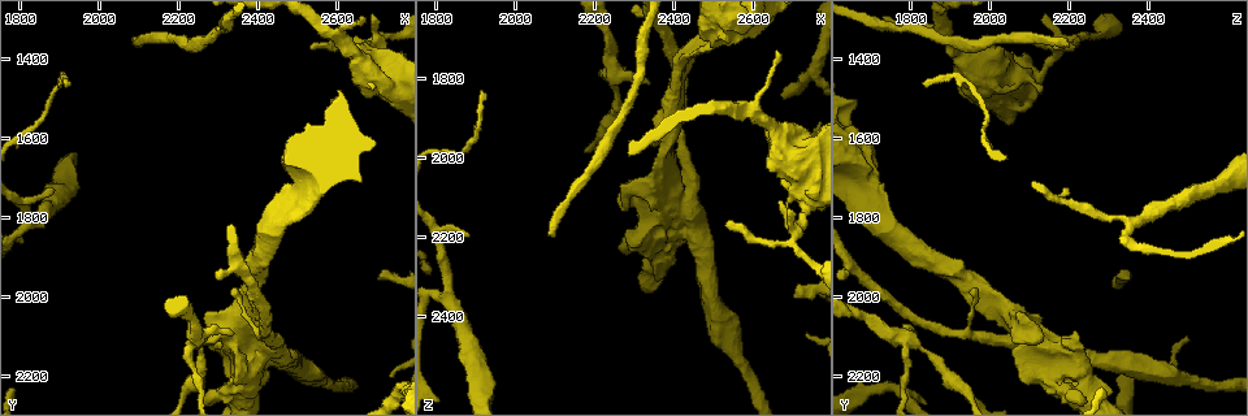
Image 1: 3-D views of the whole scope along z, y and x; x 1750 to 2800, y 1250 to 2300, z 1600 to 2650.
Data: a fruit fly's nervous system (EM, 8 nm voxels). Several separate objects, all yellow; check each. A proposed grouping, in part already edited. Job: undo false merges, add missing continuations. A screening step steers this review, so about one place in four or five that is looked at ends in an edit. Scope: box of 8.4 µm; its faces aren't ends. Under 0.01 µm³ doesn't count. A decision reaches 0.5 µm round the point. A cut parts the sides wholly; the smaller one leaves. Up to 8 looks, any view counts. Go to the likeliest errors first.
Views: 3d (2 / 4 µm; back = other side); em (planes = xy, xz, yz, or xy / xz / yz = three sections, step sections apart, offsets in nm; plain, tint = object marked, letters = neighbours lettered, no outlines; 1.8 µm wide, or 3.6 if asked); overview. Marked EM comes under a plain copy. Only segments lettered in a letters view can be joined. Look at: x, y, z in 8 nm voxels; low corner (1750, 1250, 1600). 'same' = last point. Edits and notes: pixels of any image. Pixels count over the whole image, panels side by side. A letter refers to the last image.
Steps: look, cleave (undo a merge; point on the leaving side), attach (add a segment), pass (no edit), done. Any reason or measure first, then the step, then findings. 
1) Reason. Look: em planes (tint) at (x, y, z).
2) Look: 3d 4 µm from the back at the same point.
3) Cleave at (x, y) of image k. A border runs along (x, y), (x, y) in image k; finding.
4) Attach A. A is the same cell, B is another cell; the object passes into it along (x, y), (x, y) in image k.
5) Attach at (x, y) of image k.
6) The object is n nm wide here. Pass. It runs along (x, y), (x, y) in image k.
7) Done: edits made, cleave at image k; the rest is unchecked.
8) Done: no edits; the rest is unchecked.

Branch stops here. Look: 3d 4 µm from the back at (2090, 1365, 2195).

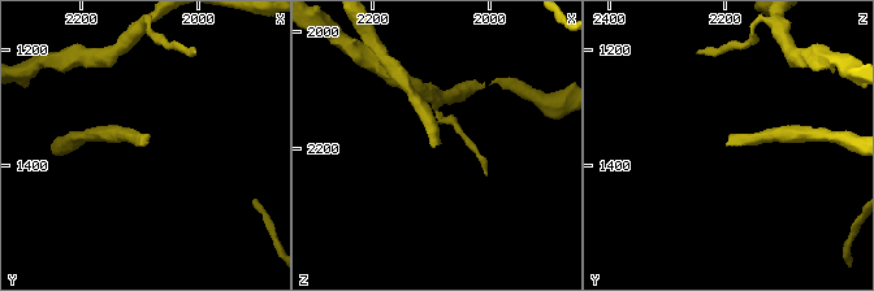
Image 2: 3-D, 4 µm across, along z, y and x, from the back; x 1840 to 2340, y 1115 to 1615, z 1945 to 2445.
Look: em 3.6 µm planes (letters) at (2095, 1365, 2195).

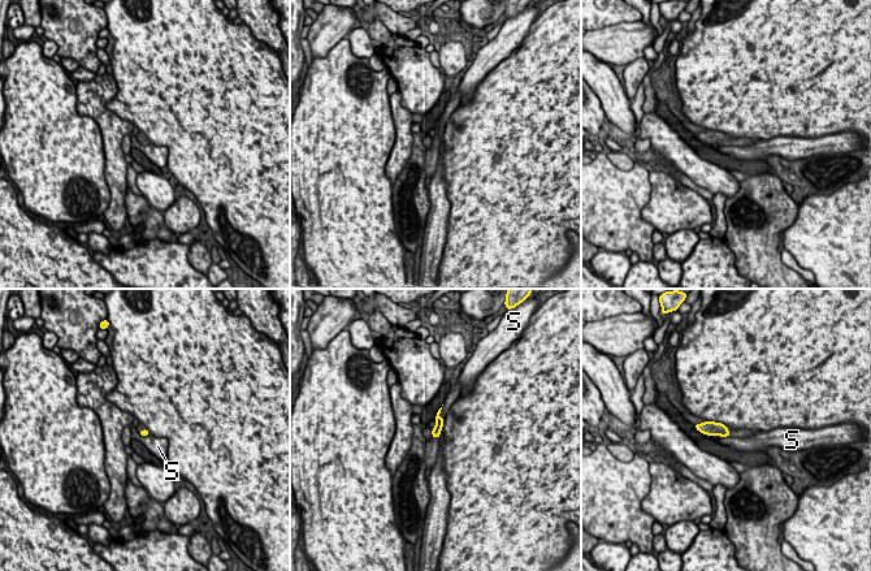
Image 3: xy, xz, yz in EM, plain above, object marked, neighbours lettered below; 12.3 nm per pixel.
Pass. S is another cell; a border runs along (150, 435), (141, 436) in image 3; no lettered segment goes on from it.

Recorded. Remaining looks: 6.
Calibre changes. Look: 3d 4 µm at (2740, 1435, 2120).

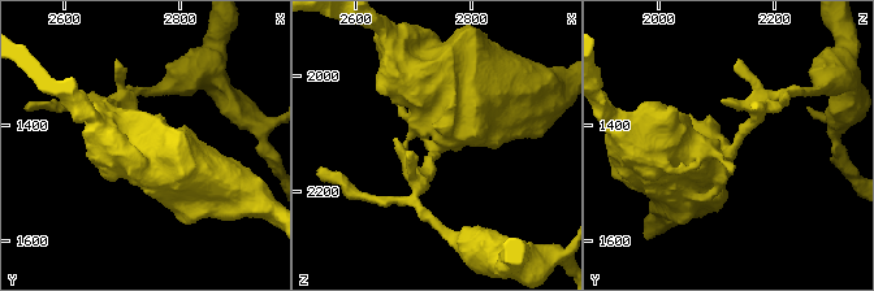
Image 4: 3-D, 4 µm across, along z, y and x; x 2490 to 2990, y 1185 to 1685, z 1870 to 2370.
Look: em 3.6 µm xy step 4 (tint) at (2735, 1440, 2120).

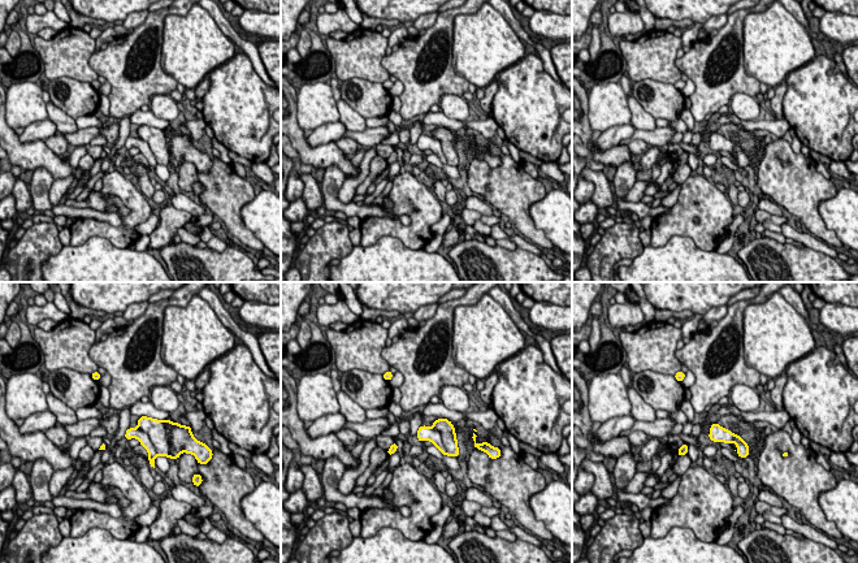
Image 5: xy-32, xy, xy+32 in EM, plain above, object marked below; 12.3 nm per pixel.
Another direction. Look: em 3.6 µm planes (letters) at the same point.

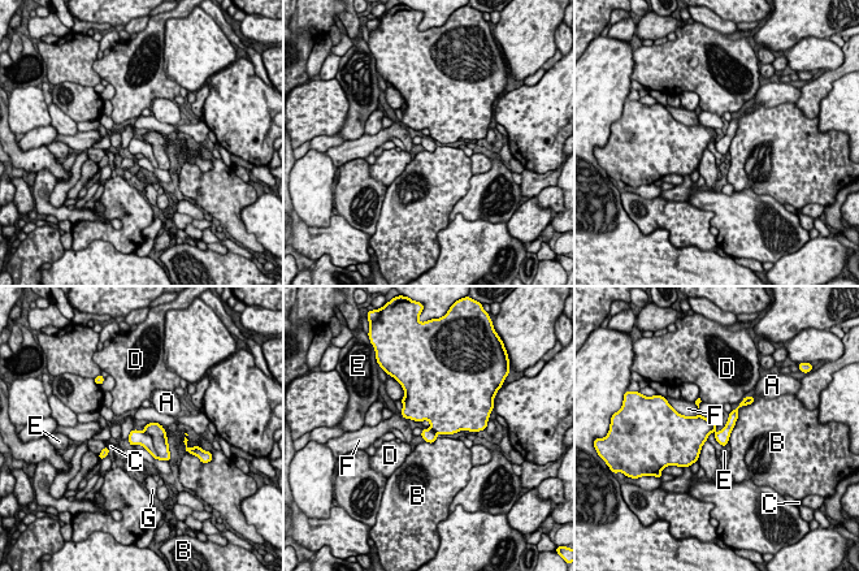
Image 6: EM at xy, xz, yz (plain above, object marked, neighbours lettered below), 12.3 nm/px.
Cleave at (138, 437) of image 6. A, B, C, D, E, F and G are other cells; a border runs along (143, 431), (151, 437), (159, 458) in image 6; a second neuron is stuck on.

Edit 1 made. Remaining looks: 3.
Done: edits made, cleave at image 6; the rest is unchecked.

